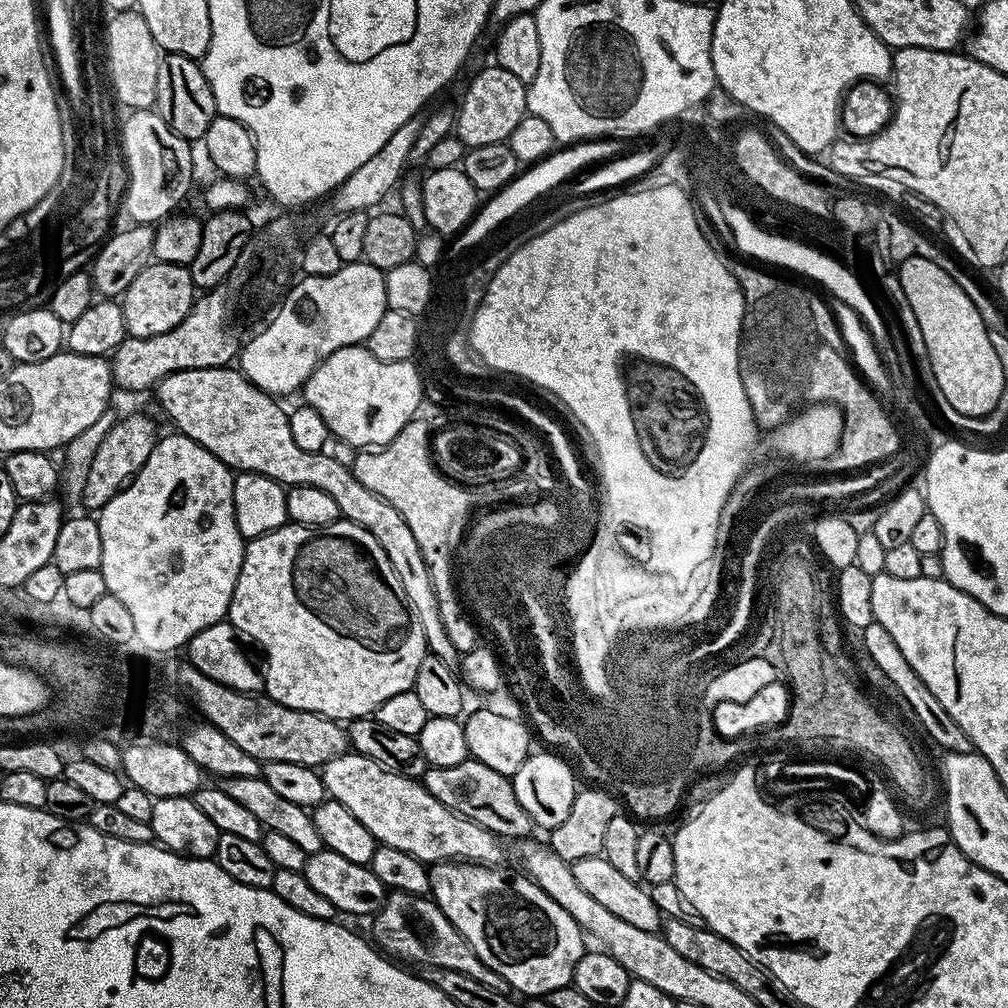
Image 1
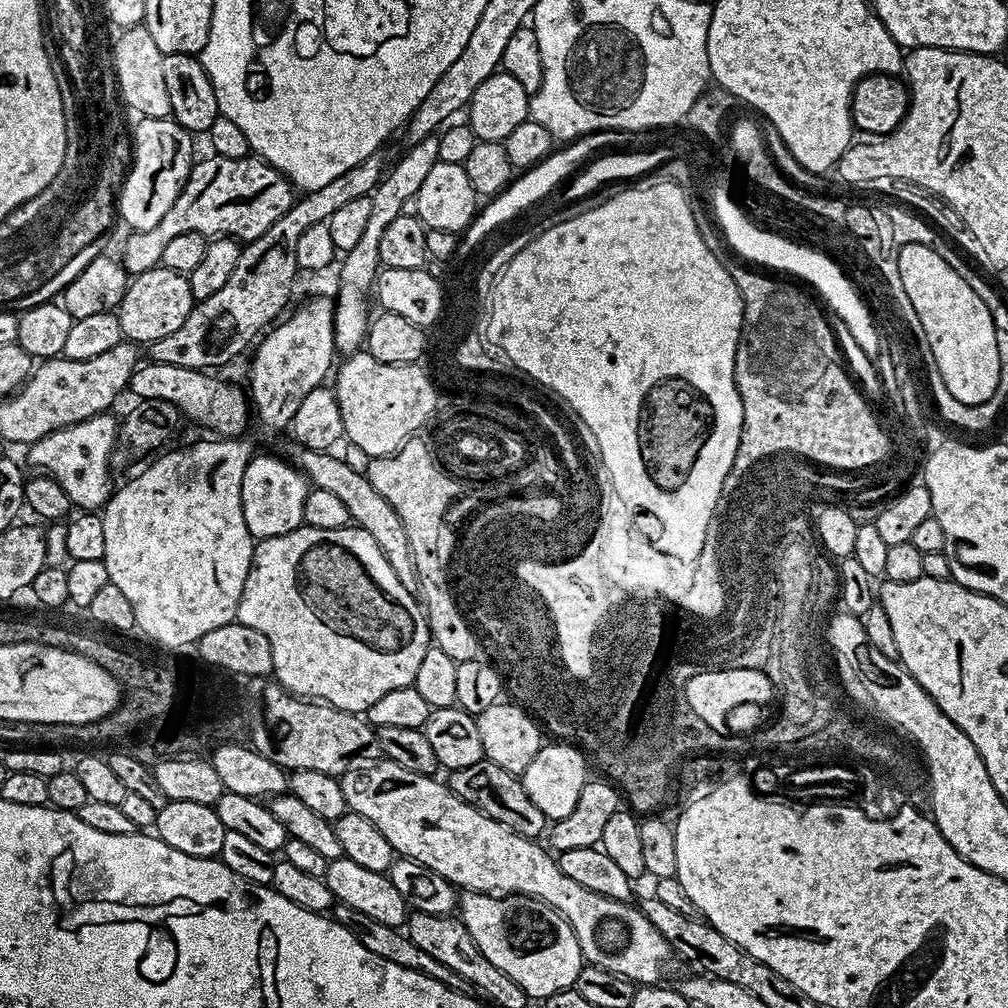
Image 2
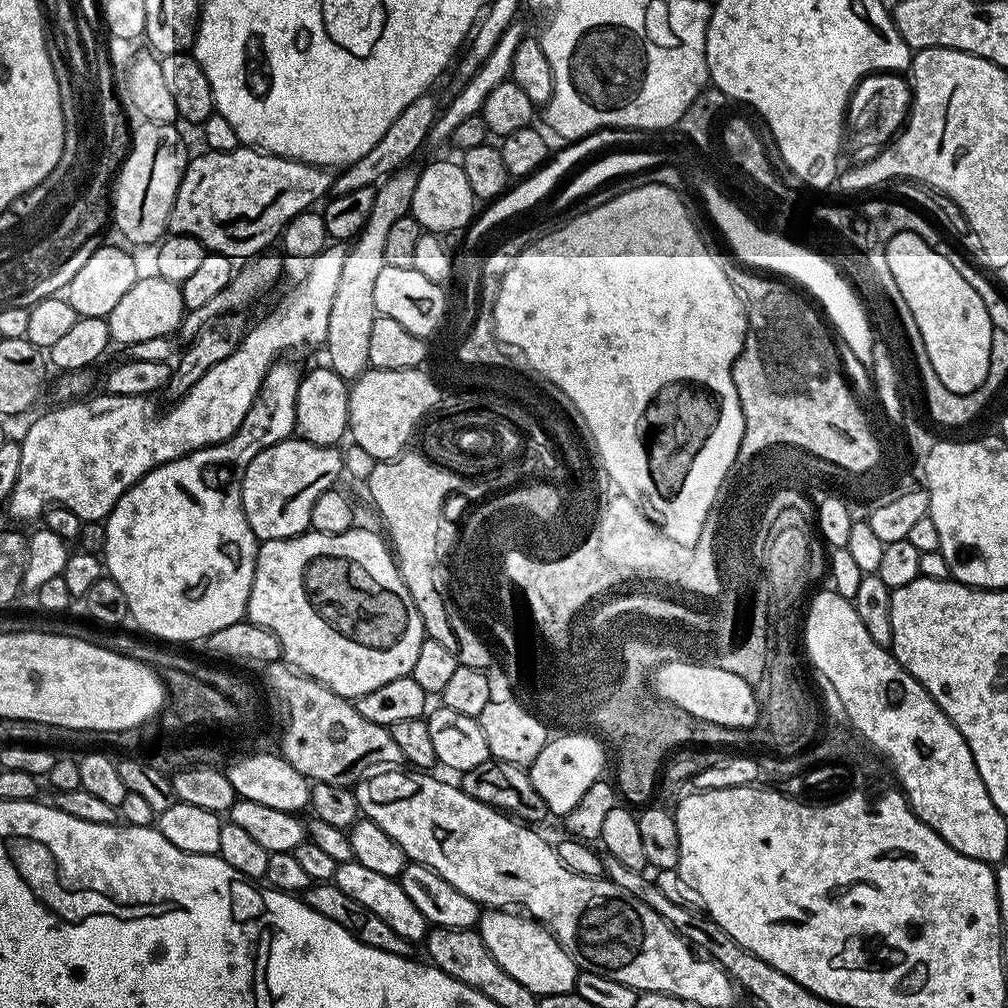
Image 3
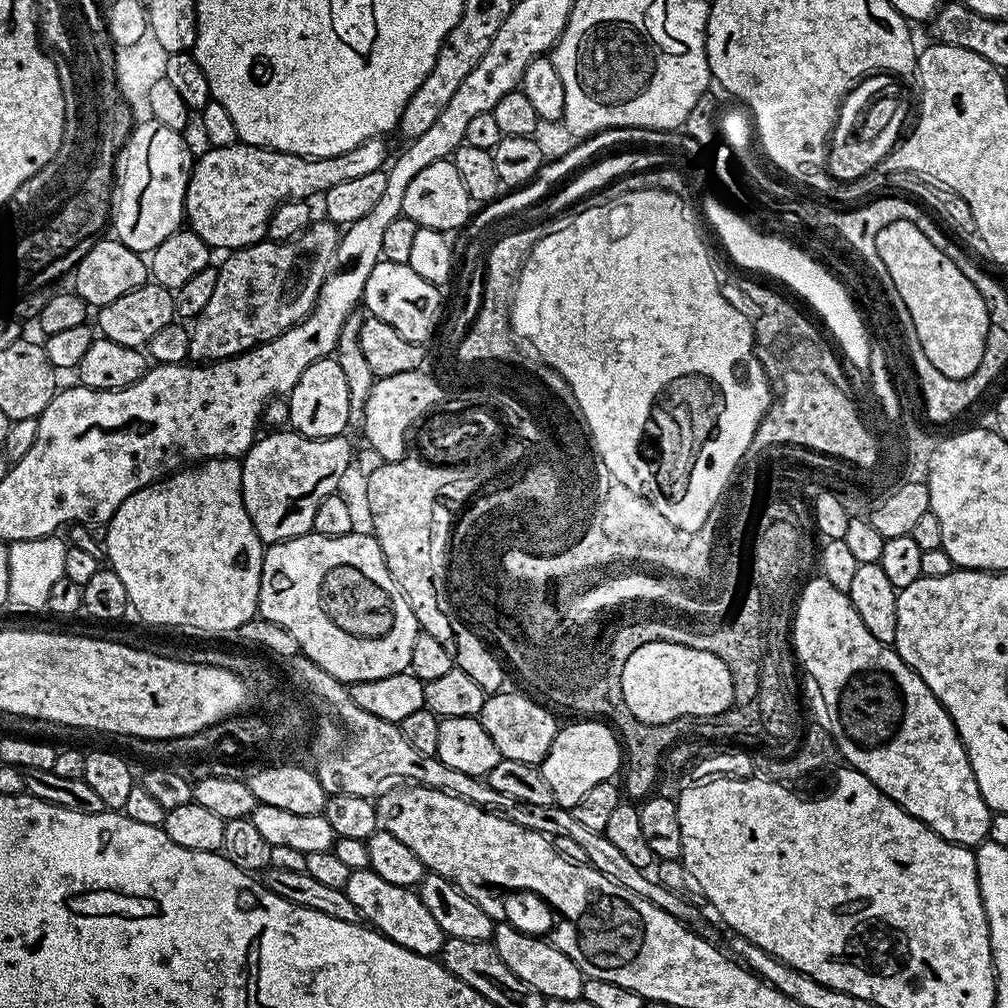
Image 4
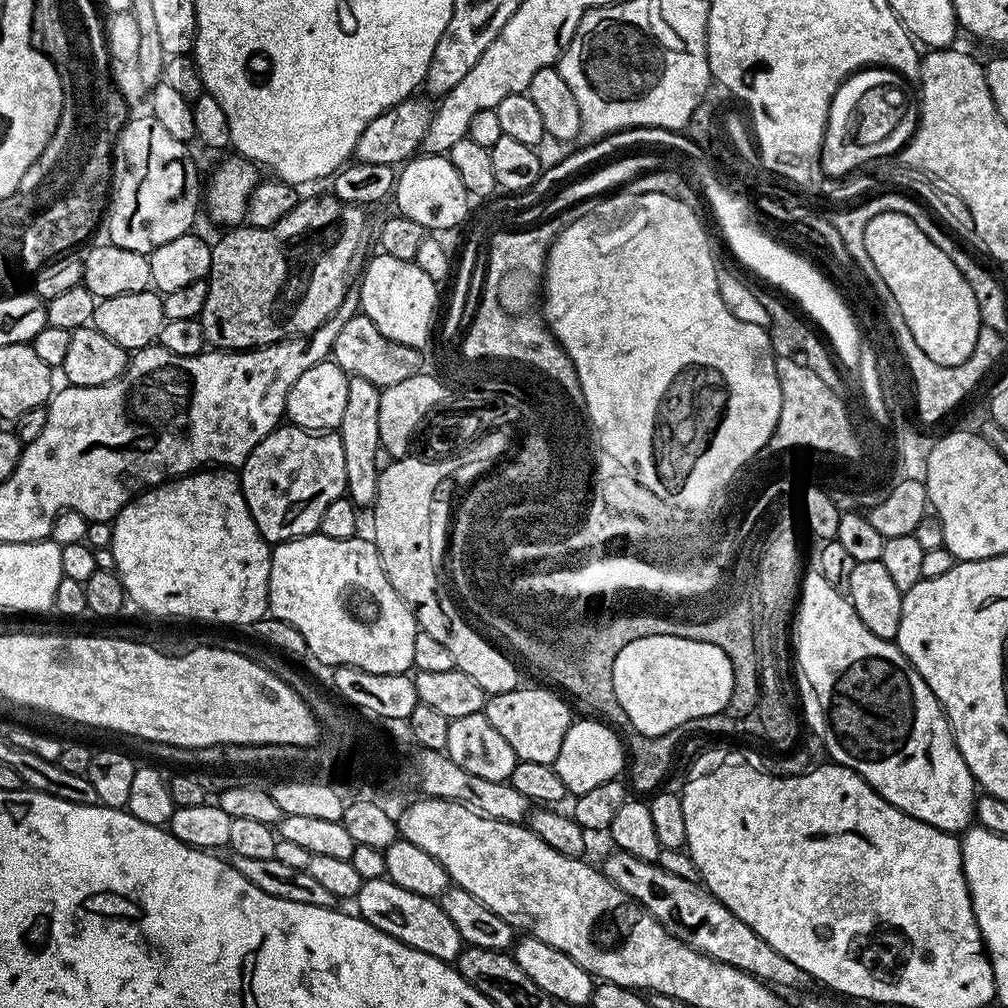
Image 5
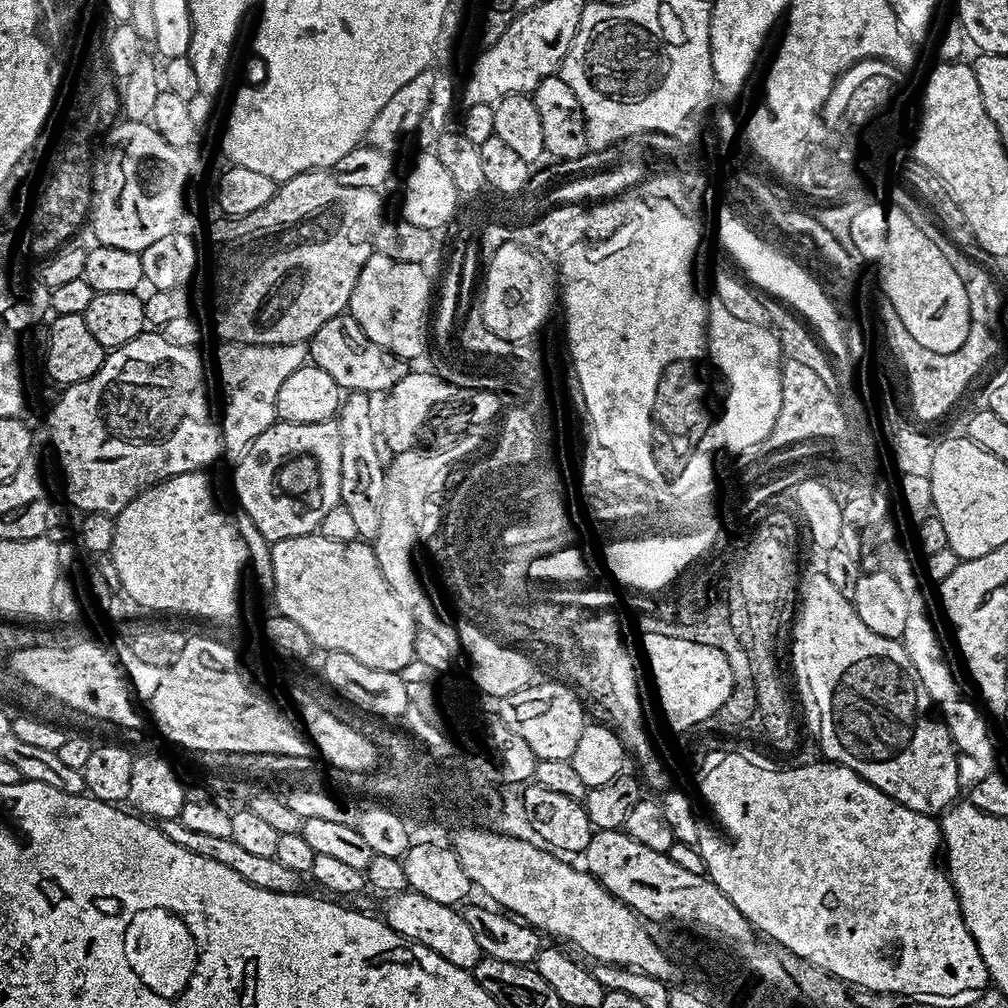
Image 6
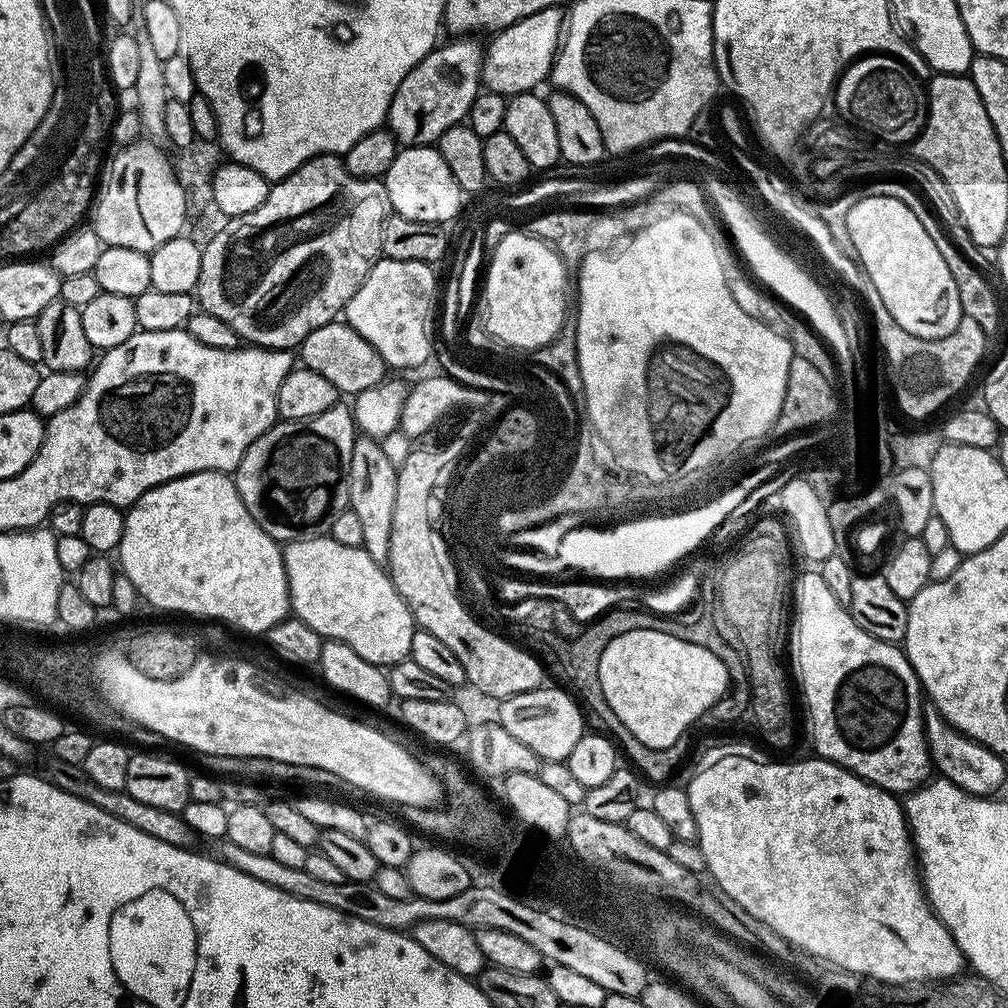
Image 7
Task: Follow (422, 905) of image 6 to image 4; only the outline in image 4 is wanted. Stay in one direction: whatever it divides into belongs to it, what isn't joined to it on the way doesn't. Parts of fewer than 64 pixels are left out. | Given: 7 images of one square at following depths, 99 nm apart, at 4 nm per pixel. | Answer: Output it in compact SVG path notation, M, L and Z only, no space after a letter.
M371 868L354 870L343 888L350 902L357 907L361 917L369 920L371 927L383 939L392 941L401 948L410 950L414 954L435 957L440 949L444 947L446 939L442 926L434 922L430 910L422 906L422 898L419 891L411 887L395 885L394 882L386 882L378 873L373 872Z

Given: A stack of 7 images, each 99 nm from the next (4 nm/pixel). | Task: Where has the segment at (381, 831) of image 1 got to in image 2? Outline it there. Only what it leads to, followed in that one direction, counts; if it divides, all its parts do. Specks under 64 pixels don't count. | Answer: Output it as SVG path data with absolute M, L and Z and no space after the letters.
M387 758L368 762L363 766L353 766L339 777L342 794L346 794L349 809L362 814L362 818L382 830L393 853L409 860L417 860L422 866L442 874L442 878L446 878L460 890L532 896L535 900L546 902L559 916L566 918L566 922L574 930L574 938L578 938L585 965L610 970L640 986L652 986L659 981L656 979L660 976L660 967L670 957L670 949L666 938L662 938L662 934L654 930L650 918L646 918L637 905L635 908L635 903L606 898L606 894L586 890L582 882L566 878L553 853L543 843L540 845L535 839L514 834L514 830L510 830L502 822L494 822L494 818L462 802L462 798L449 790L447 783L440 781L439 784L438 781L436 776L414 774L398 766L398 762Z

